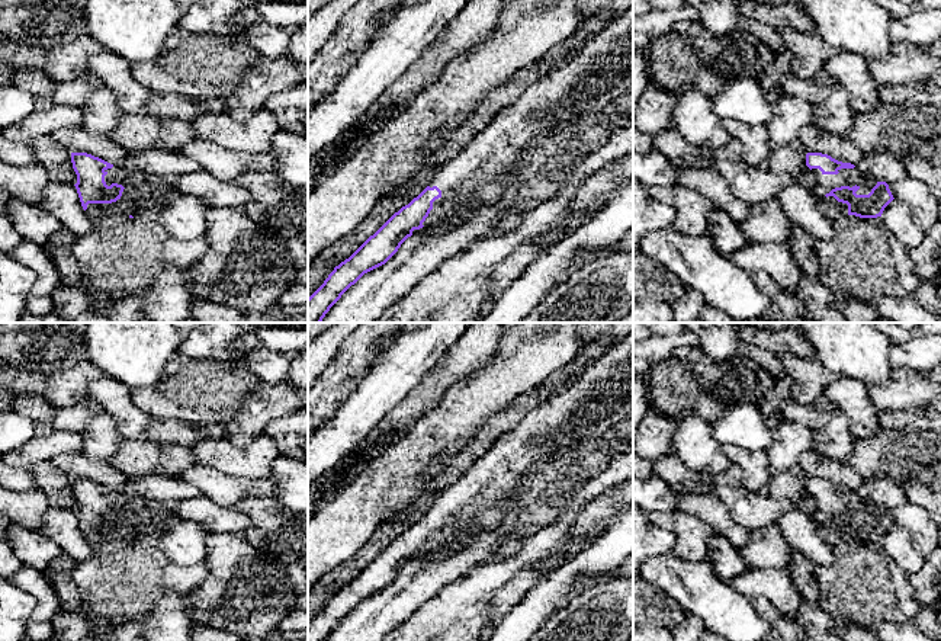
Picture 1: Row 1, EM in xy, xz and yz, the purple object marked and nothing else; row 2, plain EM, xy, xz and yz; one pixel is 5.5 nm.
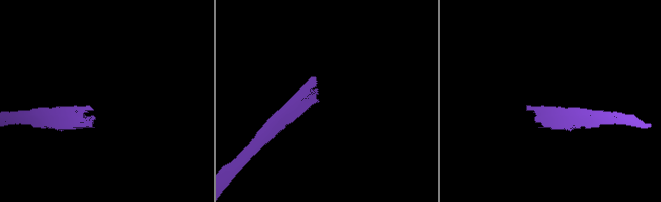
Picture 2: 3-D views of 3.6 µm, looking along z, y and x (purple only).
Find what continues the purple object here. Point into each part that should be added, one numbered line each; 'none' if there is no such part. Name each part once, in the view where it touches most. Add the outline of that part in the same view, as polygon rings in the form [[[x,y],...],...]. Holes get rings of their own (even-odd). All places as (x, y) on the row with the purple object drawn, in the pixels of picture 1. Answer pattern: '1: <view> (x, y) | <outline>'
1: yz (829, 207) | [[[812,169],[818,179],[816,186],[812,189],[816,196],[818,209],[829,219],[848,215],[848,205],[838,202],[834,196],[825,196],[835,188],[858,186],[857,195],[868,195],[877,185],[877,179],[864,176],[858,169],[841,169],[838,174],[823,174],[819,169]]]

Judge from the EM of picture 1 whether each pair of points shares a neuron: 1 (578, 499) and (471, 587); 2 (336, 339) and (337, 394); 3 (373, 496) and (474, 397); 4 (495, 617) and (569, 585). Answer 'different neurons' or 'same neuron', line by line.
1: same neuron
2: different neurons
3: same neuron
4: different neurons

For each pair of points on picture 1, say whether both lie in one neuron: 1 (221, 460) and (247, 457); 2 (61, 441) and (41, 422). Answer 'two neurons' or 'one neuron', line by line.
1: one neuron
2: two neurons

